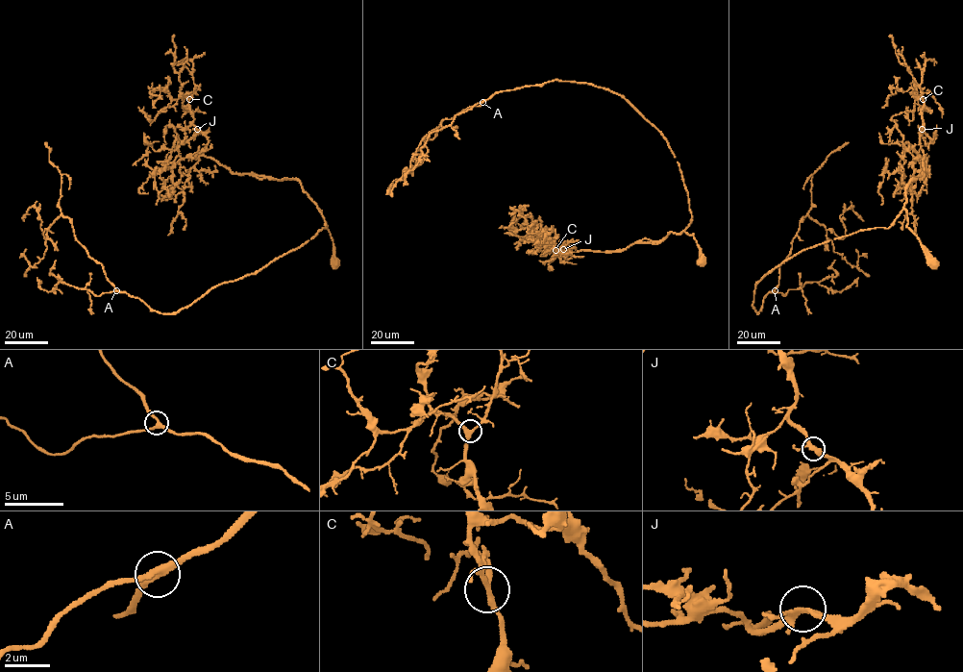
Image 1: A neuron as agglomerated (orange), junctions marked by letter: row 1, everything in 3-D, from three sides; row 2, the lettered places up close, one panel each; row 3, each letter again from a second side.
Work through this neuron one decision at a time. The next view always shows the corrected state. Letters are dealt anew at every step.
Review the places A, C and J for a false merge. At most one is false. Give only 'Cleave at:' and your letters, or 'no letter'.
Cleave at: no letter

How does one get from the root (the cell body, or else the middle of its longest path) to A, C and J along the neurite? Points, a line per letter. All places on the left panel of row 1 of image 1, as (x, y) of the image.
A: (335, 262), (318, 209), (326, 228), (313, 237), (177, 312), (152, 311), (116, 290)
C: (335, 262), (322, 211), (302, 184), (232, 173), (205, 157), (208, 138), (192, 123), (189, 99)
J: (335, 262), (333, 239), (322, 211), (298, 181), (232, 173), (203, 155), (208, 138), (197, 129)

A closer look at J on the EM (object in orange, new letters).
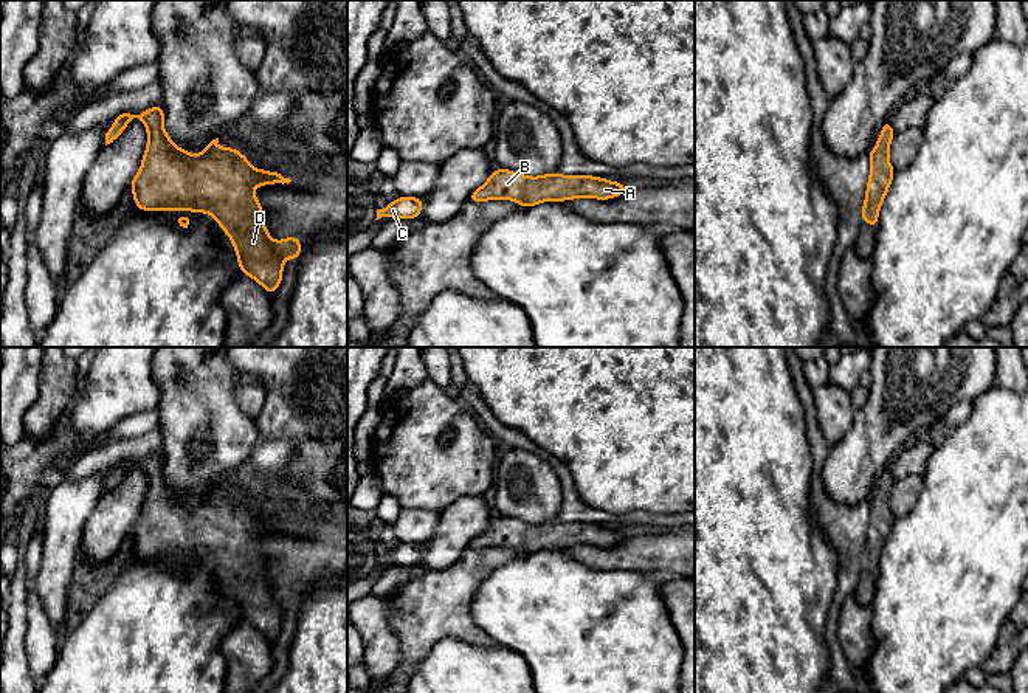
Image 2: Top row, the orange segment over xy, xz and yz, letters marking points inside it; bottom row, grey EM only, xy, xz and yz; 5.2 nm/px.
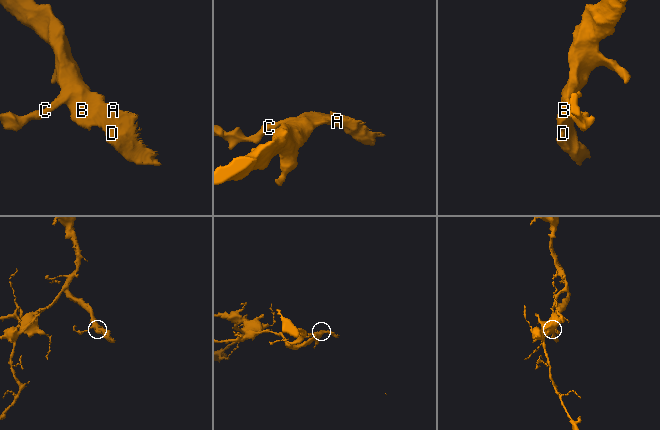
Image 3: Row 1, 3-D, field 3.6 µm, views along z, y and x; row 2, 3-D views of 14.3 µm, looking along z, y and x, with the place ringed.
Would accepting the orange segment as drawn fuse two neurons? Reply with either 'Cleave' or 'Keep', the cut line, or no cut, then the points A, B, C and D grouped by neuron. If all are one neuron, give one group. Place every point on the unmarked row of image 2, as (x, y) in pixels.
Keep. No split. Groups: A B C D

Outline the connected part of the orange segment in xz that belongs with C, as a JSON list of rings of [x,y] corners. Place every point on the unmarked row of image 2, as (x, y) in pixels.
[[[403,544],[391,549],[385,557],[377,557],[377,566],[389,563],[391,566],[416,566],[423,557],[423,546]]]

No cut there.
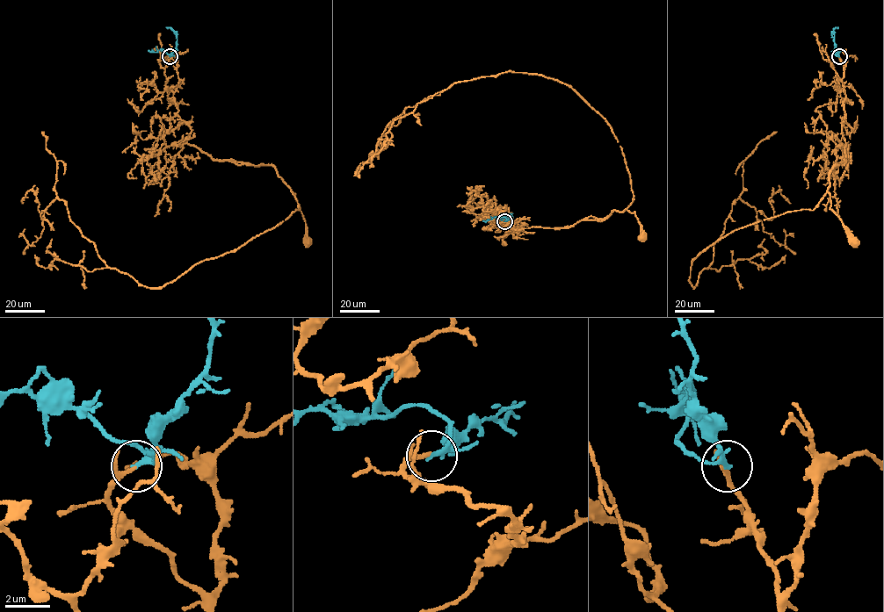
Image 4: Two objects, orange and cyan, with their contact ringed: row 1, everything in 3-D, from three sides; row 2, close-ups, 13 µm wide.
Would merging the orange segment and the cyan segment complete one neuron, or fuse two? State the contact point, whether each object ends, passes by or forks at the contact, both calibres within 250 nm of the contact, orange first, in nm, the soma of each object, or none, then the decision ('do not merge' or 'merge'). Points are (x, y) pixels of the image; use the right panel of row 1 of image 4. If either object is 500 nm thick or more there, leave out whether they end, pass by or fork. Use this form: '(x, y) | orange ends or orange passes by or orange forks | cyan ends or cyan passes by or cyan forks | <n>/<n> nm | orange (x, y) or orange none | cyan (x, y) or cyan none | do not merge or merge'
(839, 56) | orange passes by | cyan passes by | 110/180 nm | orange (855, 241) | cyan none | merge

